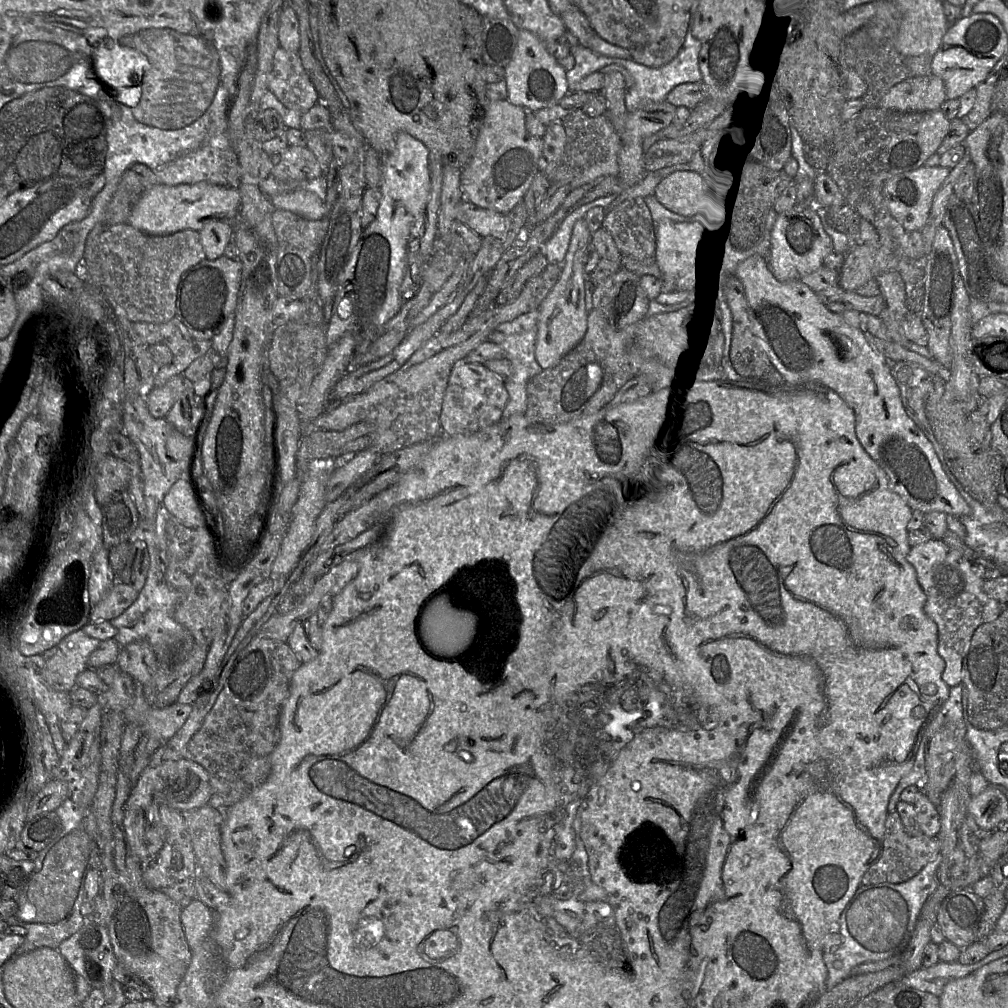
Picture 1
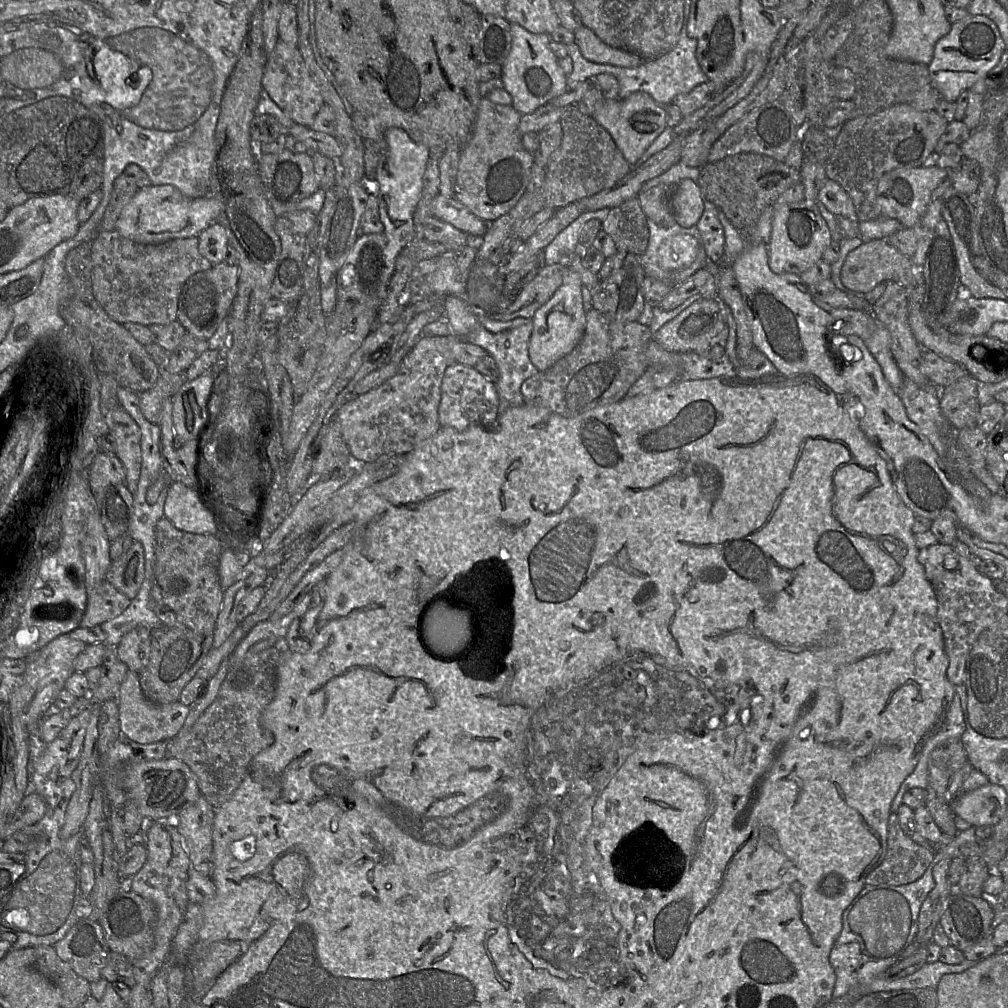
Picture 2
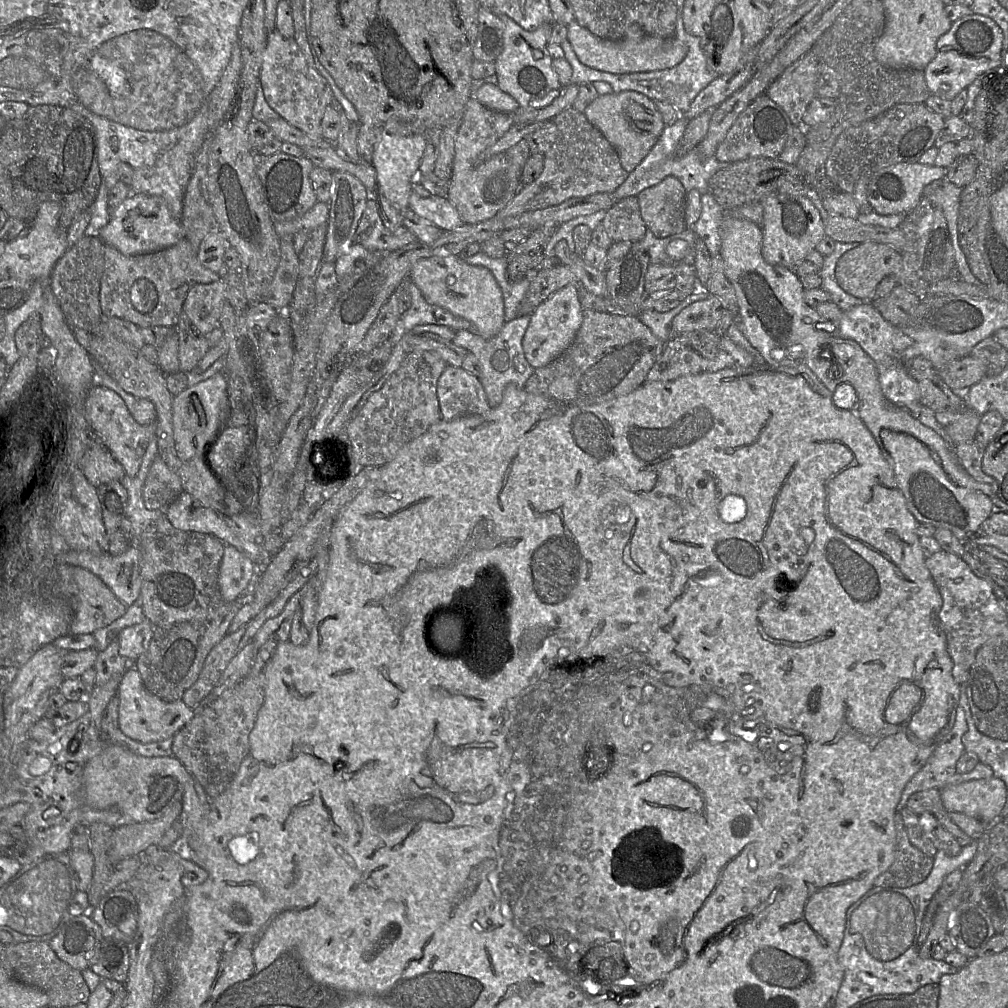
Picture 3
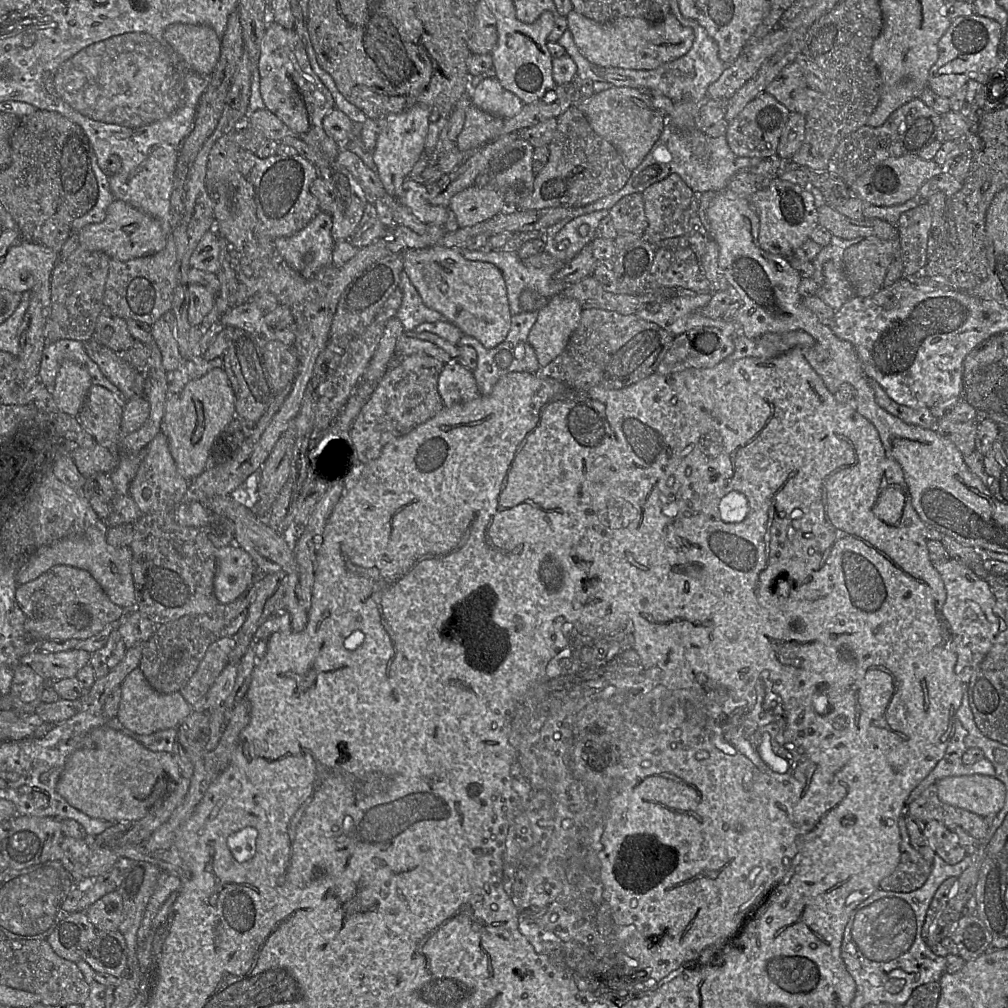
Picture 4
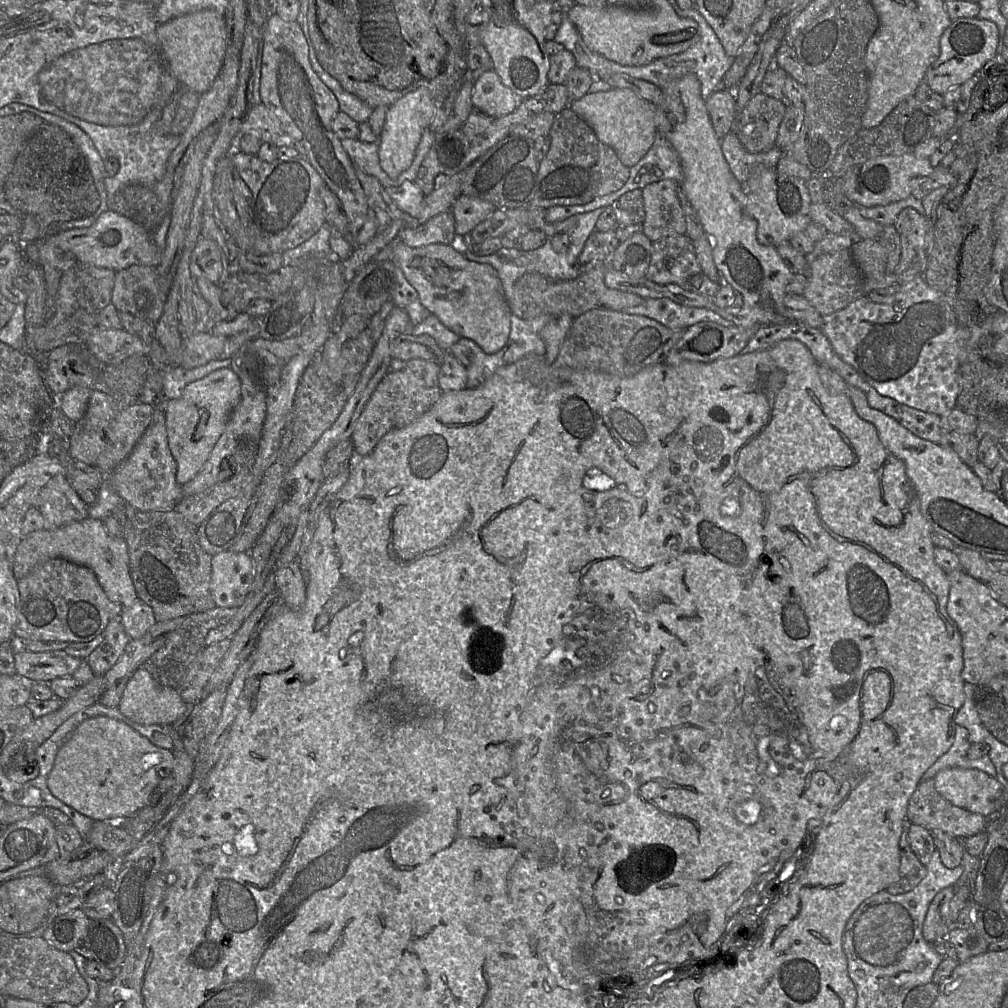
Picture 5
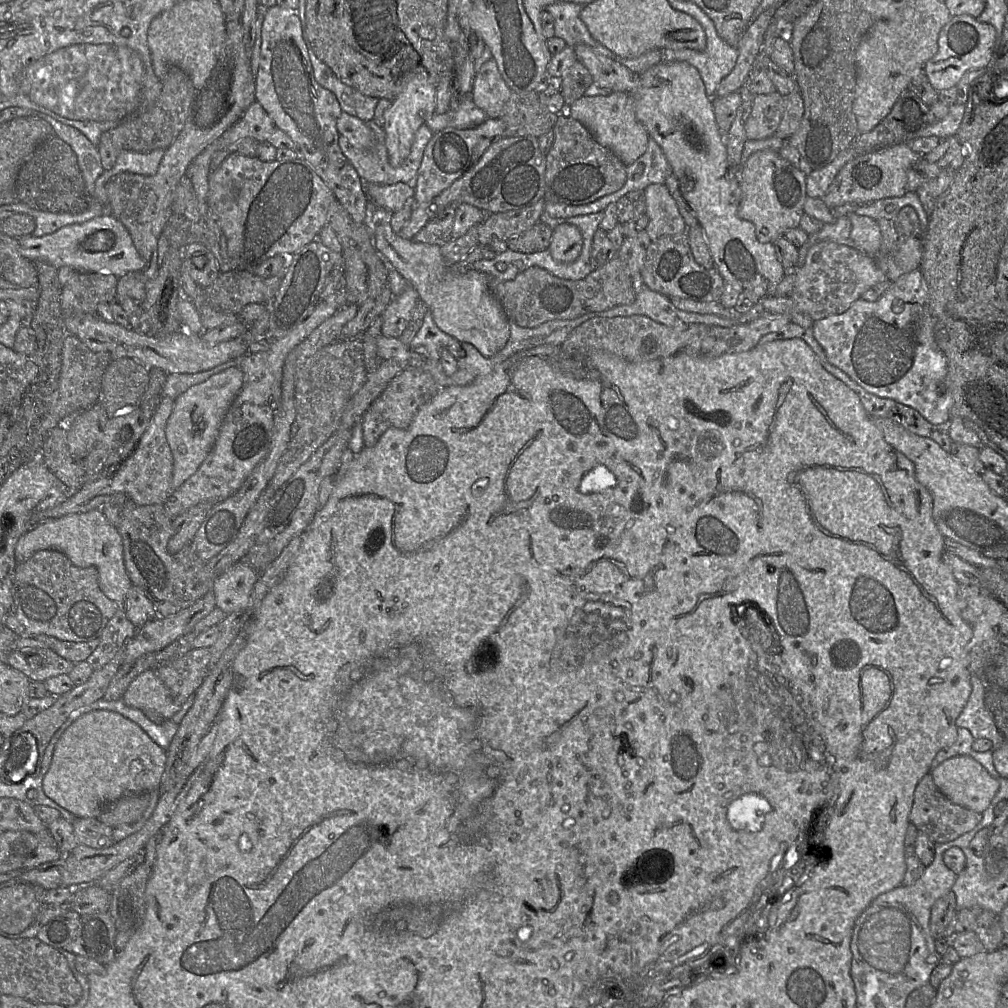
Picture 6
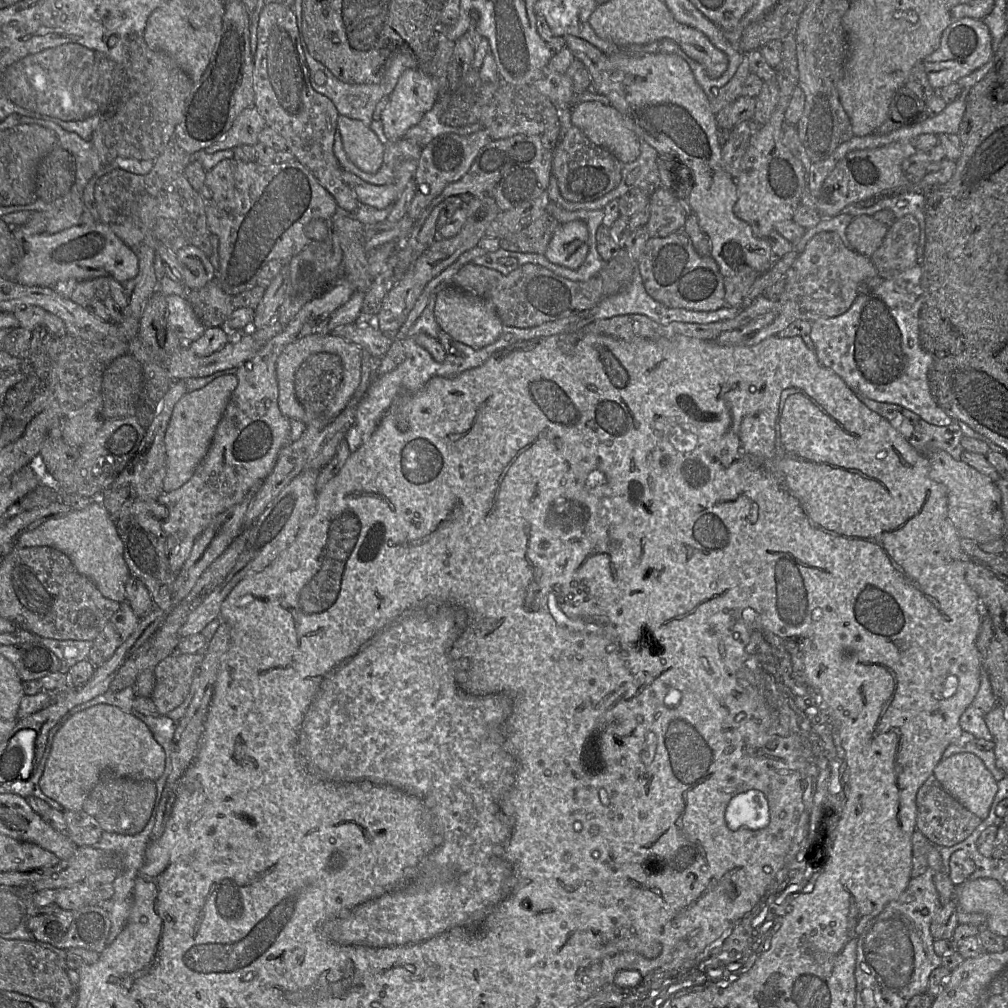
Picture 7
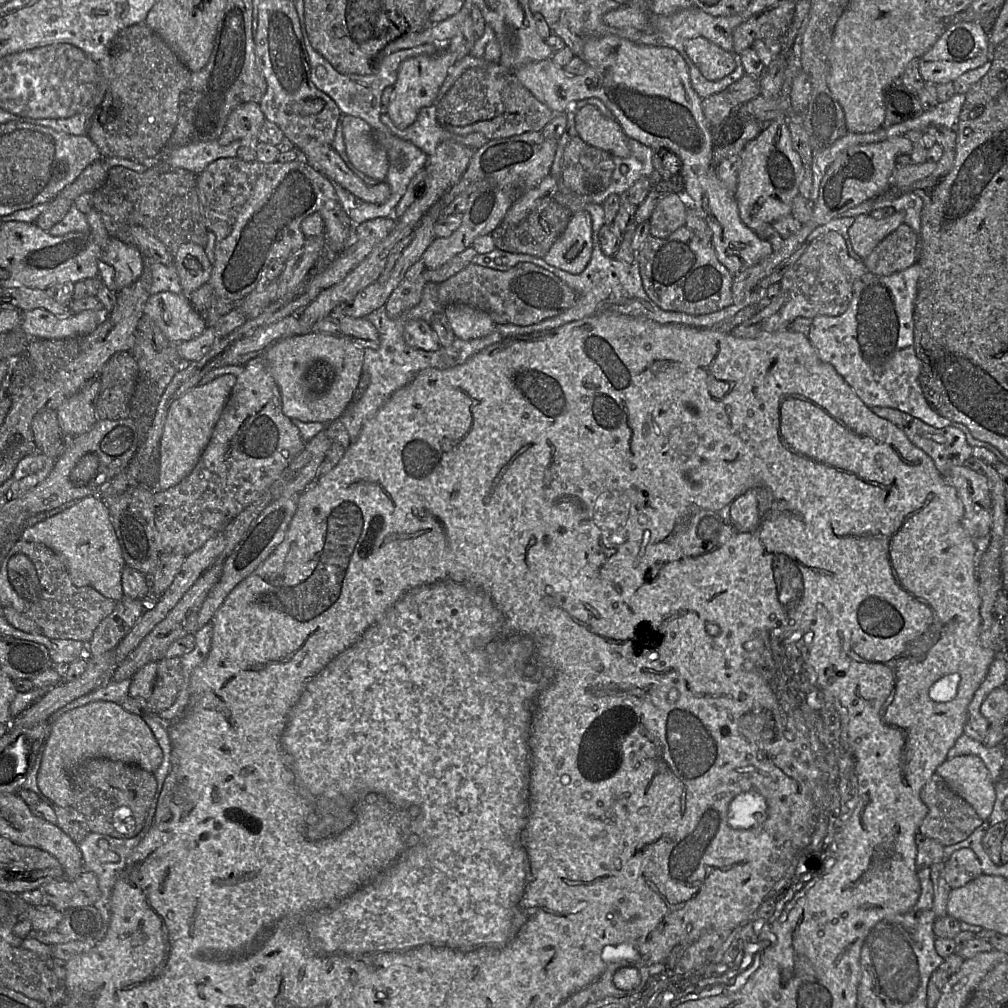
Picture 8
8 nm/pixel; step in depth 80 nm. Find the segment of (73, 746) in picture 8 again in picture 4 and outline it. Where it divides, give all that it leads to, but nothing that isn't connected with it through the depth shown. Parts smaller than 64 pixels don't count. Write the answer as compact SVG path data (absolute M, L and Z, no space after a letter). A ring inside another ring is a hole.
M101 726L94 728L85 737L84 746L68 758L56 790L89 817L116 824L154 812L174 792L181 777L171 753L151 751L120 731Z

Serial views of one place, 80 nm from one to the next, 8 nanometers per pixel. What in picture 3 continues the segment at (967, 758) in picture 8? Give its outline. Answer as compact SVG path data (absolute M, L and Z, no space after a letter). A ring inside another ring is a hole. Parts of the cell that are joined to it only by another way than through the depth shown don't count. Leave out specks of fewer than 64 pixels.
M993 776L948 785L940 790L940 797L947 812L958 812L981 822L993 822L1002 812L1006 793L1005 783Z

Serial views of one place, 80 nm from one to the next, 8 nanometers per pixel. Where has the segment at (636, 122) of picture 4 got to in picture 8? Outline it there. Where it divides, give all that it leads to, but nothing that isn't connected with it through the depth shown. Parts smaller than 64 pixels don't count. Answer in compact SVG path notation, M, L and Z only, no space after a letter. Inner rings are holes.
M585 105L575 113L575 128L583 141L609 152L613 157L630 155L628 137L620 124L604 116L595 106Z

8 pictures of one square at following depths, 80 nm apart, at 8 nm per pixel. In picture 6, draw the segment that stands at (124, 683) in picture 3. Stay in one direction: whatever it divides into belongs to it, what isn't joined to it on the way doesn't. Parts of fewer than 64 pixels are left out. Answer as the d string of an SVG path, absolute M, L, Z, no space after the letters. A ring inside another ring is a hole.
M155 669L138 675L130 683L122 699L132 708L153 710L165 720L171 720L181 708L181 705L174 702L170 690L155 673Z

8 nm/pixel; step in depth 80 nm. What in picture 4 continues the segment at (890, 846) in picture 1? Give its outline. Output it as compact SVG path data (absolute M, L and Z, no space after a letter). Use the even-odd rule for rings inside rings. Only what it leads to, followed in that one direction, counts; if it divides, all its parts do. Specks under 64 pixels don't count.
M904 816L898 820L900 831L900 860L896 869L881 880L879 889L908 893L921 888L928 879L932 864L910 844Z

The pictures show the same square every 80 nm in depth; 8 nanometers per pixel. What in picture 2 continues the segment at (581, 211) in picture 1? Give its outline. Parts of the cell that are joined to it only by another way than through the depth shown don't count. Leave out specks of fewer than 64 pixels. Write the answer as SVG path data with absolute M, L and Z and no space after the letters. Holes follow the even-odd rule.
M604 208L582 212L544 248L545 263L547 265L562 264L566 266L570 256L579 251L579 232L582 226L591 219L602 222L609 211L610 209Z

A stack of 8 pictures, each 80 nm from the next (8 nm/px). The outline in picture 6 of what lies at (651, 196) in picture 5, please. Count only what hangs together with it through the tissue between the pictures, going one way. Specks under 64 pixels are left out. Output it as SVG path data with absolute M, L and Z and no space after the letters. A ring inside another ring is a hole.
M651 184L644 189L648 224L645 228L651 241L661 236L686 233L687 226L677 204L665 184Z

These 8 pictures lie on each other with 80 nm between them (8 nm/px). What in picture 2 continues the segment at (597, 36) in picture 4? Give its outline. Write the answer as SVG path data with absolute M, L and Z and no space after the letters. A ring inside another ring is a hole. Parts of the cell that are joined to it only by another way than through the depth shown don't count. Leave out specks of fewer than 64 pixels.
M584 25L573 33L575 37L574 43L579 47L582 56L590 62L633 68L644 61L636 53L607 45Z

